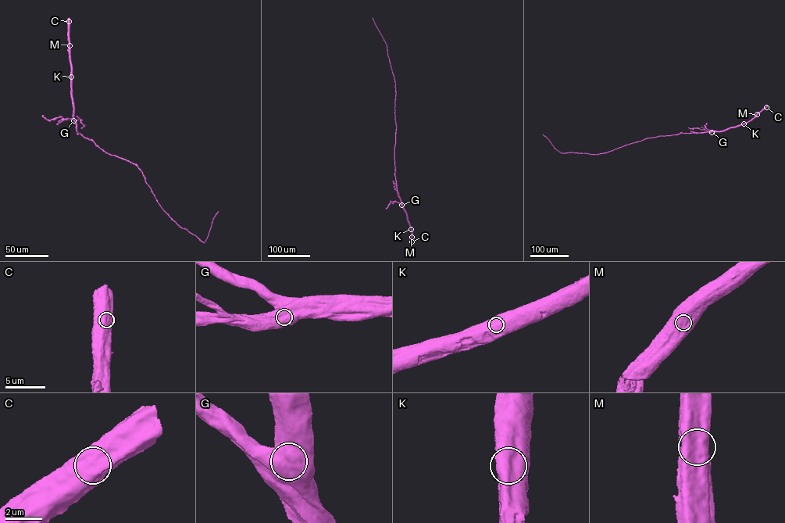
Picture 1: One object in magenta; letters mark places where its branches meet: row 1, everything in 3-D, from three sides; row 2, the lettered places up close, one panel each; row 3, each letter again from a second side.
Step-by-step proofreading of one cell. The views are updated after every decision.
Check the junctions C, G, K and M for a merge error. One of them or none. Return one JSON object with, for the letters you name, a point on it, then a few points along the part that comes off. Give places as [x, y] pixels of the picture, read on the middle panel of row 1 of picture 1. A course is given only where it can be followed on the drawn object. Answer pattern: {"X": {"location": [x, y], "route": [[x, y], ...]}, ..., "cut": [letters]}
{"cut": []}

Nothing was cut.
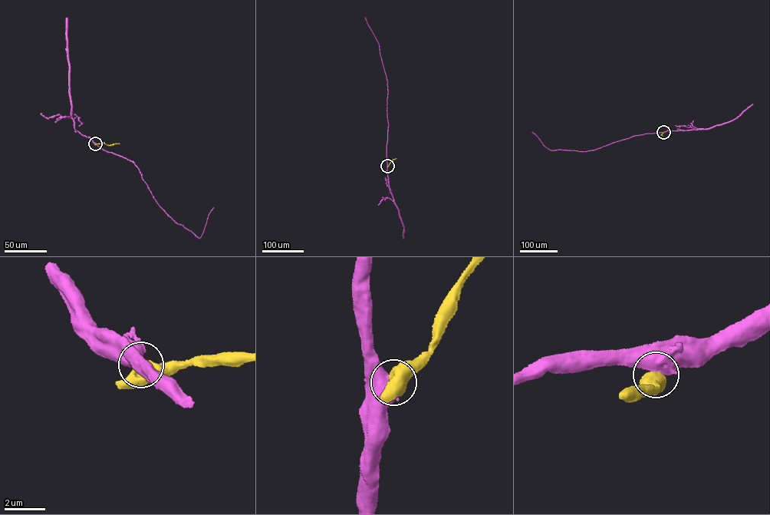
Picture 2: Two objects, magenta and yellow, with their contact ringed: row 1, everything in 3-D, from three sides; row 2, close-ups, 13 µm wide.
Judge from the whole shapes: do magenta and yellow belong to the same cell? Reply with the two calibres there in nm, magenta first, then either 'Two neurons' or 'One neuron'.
Thickness 900 nm (magenta) against 700 nm. Two neurons

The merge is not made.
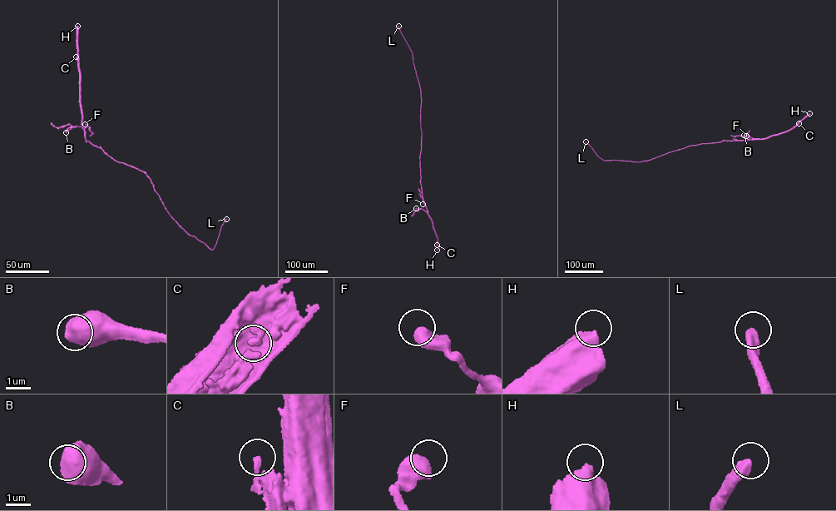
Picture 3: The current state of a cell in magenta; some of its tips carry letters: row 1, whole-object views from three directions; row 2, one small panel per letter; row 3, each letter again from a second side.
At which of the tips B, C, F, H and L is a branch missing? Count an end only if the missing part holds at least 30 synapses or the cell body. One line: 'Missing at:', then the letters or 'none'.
Missing at: L

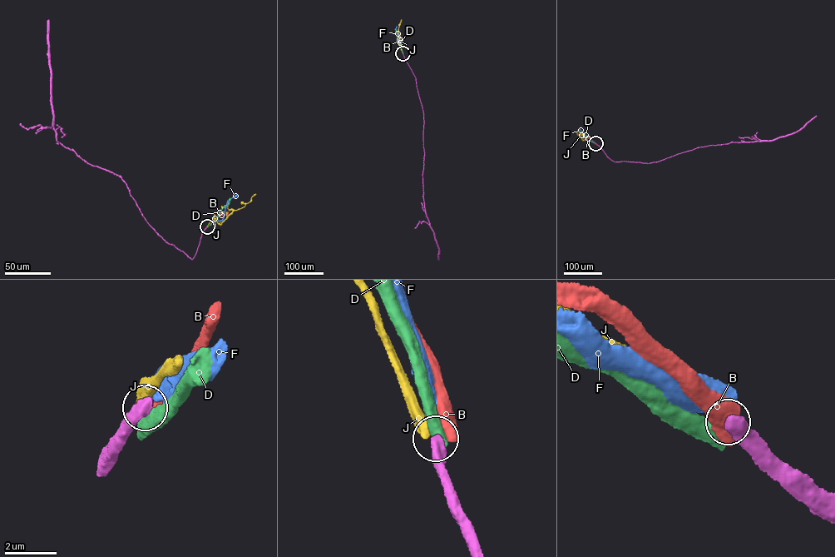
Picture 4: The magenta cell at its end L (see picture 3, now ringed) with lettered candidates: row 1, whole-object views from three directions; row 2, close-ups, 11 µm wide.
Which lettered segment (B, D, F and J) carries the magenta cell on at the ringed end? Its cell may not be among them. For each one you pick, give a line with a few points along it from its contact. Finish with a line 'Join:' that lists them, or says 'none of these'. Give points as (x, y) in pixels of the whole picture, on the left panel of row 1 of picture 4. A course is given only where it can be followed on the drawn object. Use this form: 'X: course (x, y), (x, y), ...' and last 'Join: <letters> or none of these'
Join: none of these

